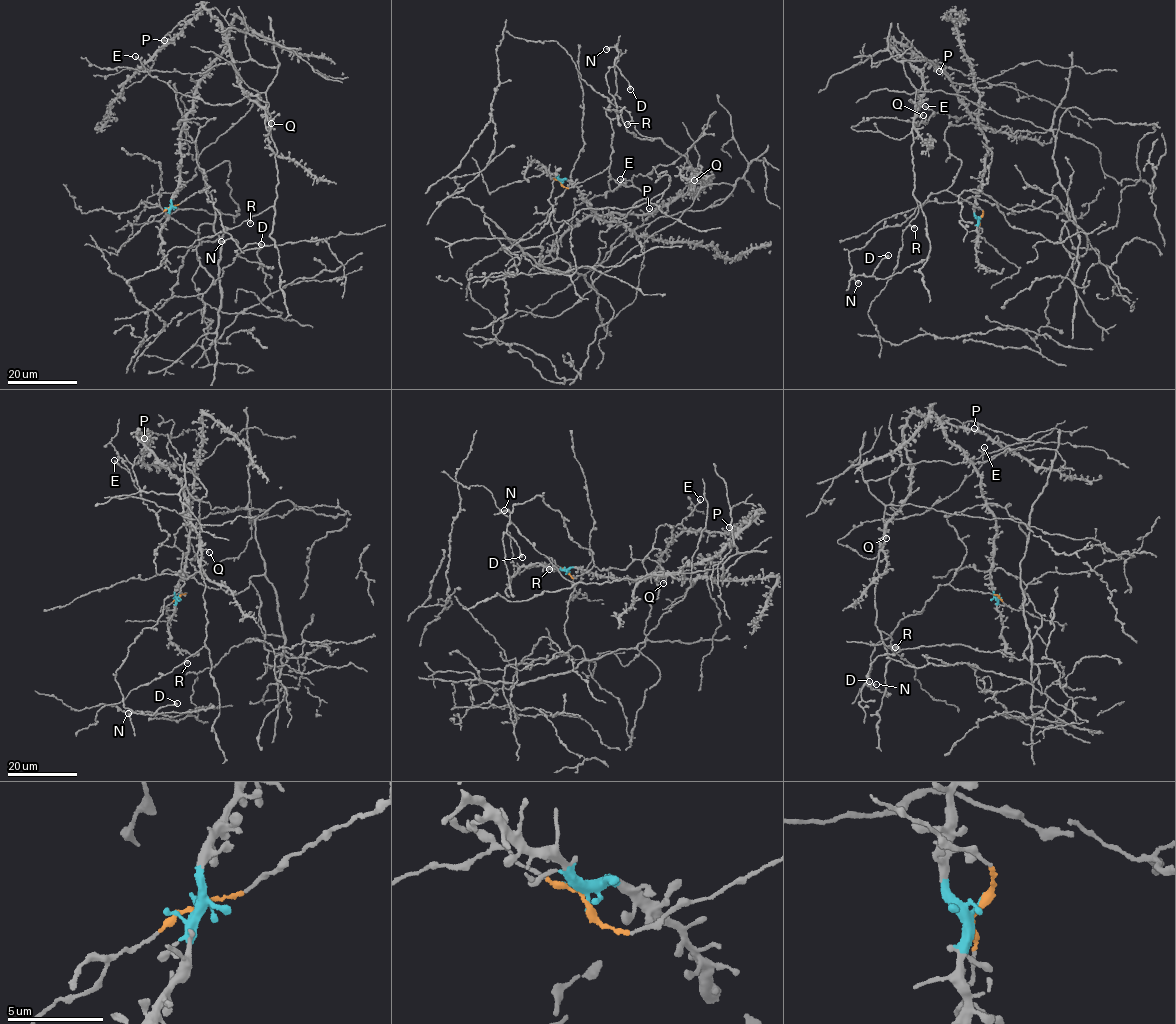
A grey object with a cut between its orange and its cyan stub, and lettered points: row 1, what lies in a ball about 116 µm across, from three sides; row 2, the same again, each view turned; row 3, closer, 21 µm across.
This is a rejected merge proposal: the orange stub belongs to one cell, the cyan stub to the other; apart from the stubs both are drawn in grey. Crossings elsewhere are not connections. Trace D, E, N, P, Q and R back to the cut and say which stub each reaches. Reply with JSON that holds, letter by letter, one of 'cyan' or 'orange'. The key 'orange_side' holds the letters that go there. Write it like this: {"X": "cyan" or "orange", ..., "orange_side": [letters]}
{"D": "orange", "E": "cyan", "N": "orange", "P": "cyan", "Q": "cyan", "R": "cyan", "orange_side": ["D", "N"]}

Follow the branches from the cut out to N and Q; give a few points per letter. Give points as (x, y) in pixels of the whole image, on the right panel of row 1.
N: (980, 217), (981, 210), (957, 196), (932, 194), (902, 223), (877, 230), (850, 252), (858, 283)
Q: (980, 217), (974, 208), (986, 138), (974, 82), (950, 81), (929, 59), (904, 61), (923, 115)

